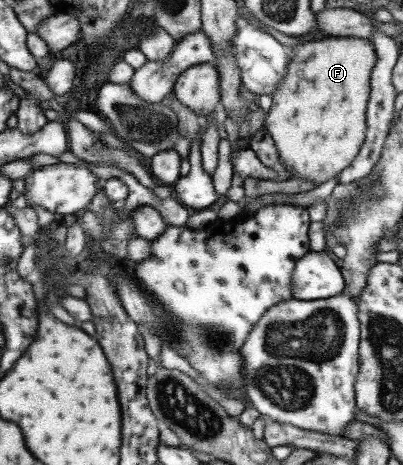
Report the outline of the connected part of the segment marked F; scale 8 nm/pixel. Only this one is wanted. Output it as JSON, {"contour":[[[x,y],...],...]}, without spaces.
{"contour":[[[314,36],[312,42],[300,43],[291,49],[294,51],[294,60],[273,96],[273,105],[266,117],[266,128],[275,142],[278,158],[286,164],[286,170],[290,170],[290,178],[312,181],[319,185],[348,168],[362,144],[370,73],[377,56],[369,39],[352,36]]]}

